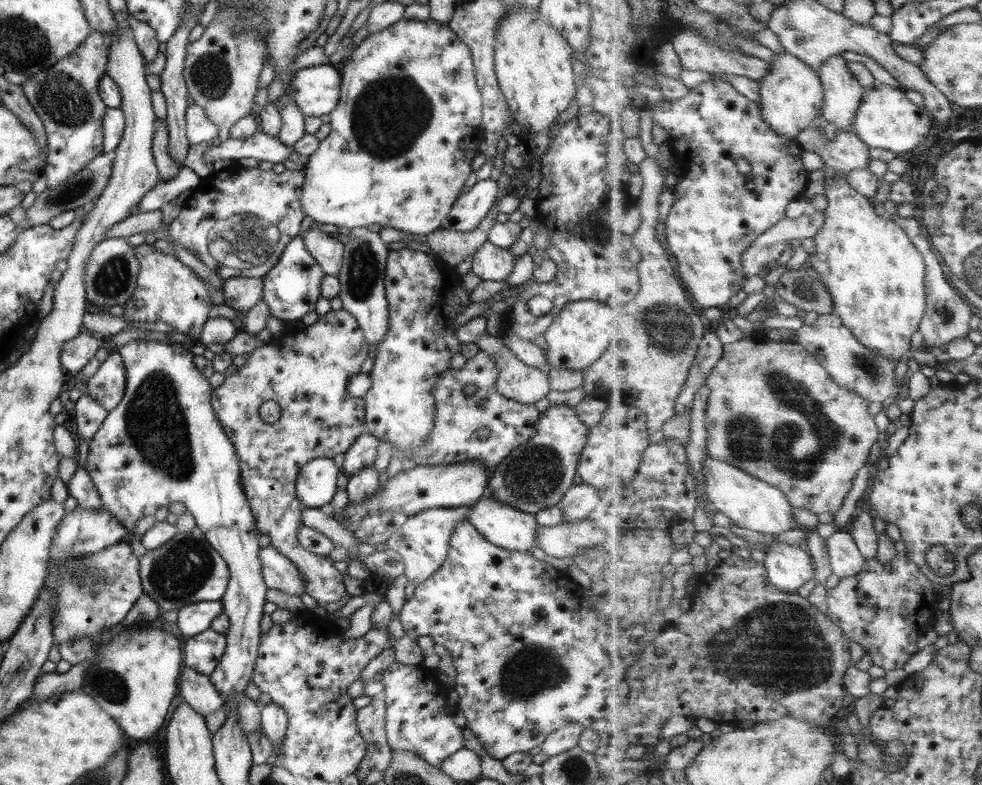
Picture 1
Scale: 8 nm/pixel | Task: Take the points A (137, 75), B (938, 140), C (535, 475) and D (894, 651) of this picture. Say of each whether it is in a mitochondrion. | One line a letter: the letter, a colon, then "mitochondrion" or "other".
A: other
B: other
C: mitochondrion
D: other

